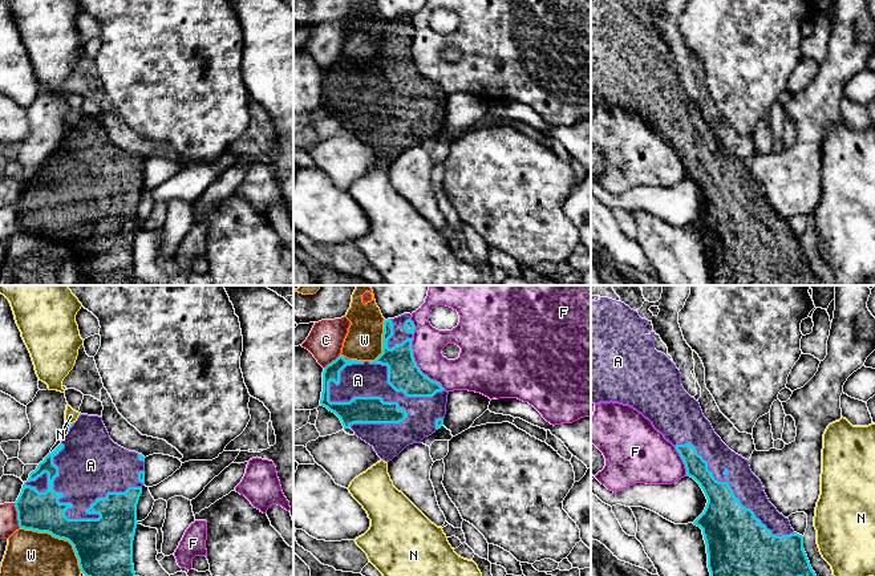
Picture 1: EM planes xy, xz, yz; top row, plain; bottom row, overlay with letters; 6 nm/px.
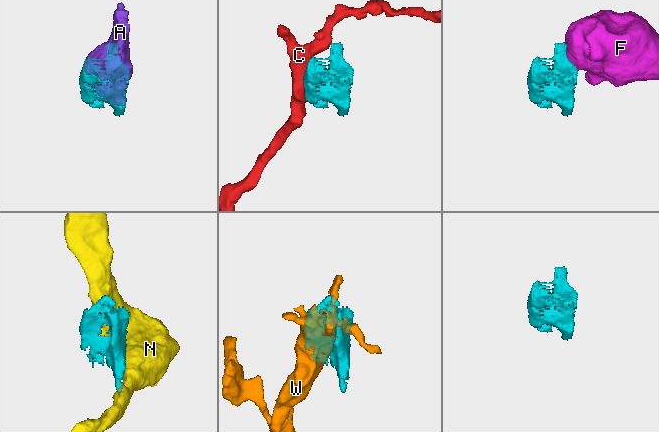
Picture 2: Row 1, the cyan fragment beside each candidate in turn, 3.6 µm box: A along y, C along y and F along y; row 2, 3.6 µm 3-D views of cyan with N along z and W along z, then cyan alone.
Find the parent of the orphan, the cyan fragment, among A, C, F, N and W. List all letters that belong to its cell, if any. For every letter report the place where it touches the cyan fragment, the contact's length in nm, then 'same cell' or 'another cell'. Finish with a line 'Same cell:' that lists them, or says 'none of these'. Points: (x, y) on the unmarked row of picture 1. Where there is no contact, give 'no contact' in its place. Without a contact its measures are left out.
A: meets cyan in xy at (81, 222); contact 550 nm long; same cell
C: meets cyan in xz at (332, 64); contact 130 nm long; another cell
F: meets cyan in xz at (417, 69); contact 380 nm long; another cell
N: meets cyan in xy at (73, 125); contact 30 nm long; another cell
W: meets cyan in xy at (59, 240); contact 460 nm long; another cell
Same cell: A

